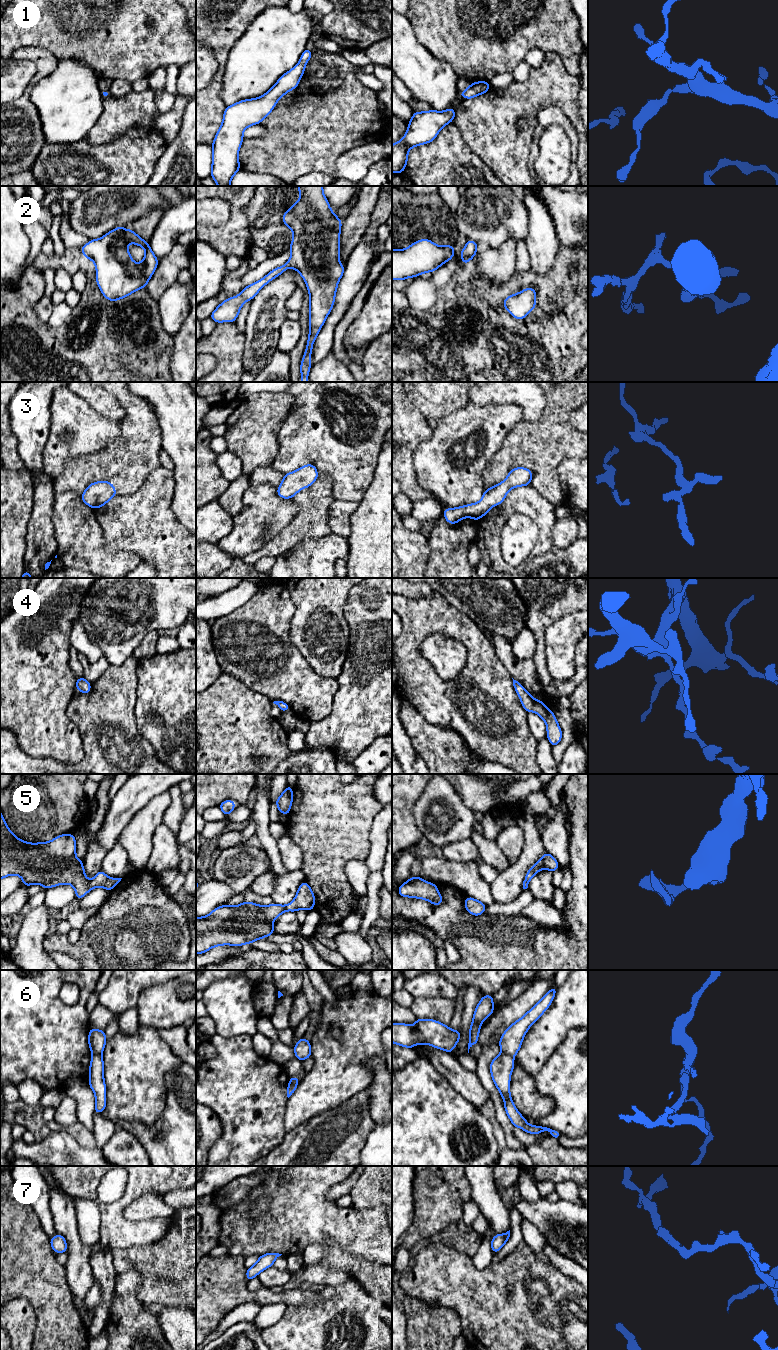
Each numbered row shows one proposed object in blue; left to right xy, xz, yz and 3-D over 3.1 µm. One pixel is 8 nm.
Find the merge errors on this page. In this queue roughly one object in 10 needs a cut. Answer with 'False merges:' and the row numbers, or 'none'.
False merges: 6

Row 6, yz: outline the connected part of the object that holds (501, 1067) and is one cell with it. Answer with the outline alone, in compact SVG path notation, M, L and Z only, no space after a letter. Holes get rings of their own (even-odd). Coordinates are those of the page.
M504 1053L499 1054L490 1063L490 1072L493 1082L499 1090L503 1100L505 1101L505 1111L509 1119L511 1120L513 1126L519 1127L527 1133L531 1133L534 1135L539 1134L543 1131L548 1131L553 1138L559 1139L561 1136L560 1132L544 1126L529 1125L526 1119L516 1109L510 1096L510 1077L513 1068L513 1057Z

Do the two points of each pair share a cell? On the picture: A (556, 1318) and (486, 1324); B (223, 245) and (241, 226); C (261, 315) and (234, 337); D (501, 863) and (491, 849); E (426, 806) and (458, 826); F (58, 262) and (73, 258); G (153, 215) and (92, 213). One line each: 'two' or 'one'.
A: one
B: one
C: two
D: one
E: one
F: one
G: two

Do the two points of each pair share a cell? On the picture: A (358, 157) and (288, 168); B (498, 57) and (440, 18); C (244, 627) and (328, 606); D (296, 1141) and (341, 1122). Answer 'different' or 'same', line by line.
A: different
B: same
C: different
D: same

